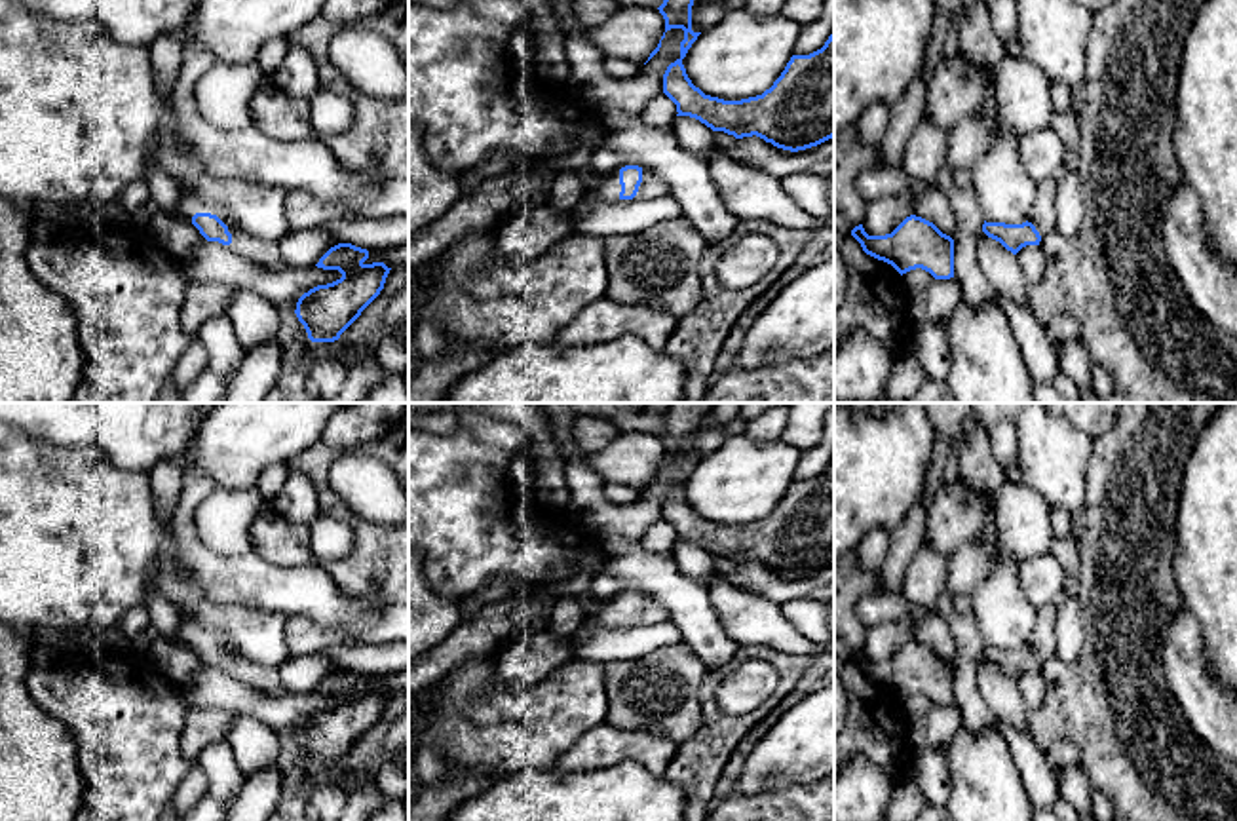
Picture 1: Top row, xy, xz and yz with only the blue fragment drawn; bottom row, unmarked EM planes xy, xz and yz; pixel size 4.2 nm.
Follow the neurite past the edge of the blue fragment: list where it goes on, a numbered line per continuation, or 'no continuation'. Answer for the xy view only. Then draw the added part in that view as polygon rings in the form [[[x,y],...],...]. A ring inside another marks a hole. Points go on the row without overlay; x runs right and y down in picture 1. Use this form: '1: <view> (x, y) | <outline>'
1: xy (189, 631) | [[[181,618],[181,625],[179,625],[179,642],[192,648],[192,642],[196,639],[211,639],[211,640],[217,640],[226,652],[228,652],[228,658],[234,659],[234,650],[230,646],[230,640],[220,635],[220,633],[215,633],[211,629],[205,629],[201,627],[200,623],[196,621],[190,621],[190,620],[182,620]]]

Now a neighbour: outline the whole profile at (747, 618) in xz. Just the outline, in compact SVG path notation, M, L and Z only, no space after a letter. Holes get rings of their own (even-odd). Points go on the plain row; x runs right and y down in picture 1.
M718 580L709 587L720 623L741 644L766 644L789 656L827 652L834 656L834 637L819 646L804 637L783 614L781 604L760 599L732 583Z

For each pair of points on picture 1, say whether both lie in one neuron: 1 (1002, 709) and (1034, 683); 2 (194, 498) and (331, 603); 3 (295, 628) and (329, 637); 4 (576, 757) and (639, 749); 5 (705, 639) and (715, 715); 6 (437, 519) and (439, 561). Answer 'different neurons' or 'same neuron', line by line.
1: different neurons
2: same neuron
3: same neuron
4: same neuron
5: different neurons
6: same neuron

